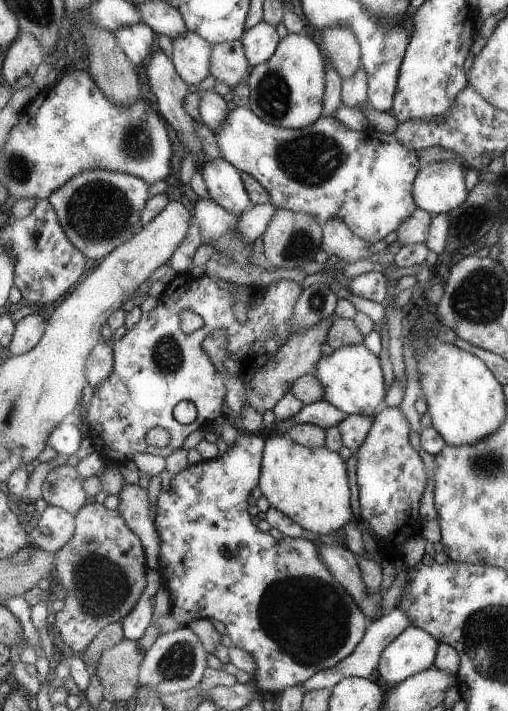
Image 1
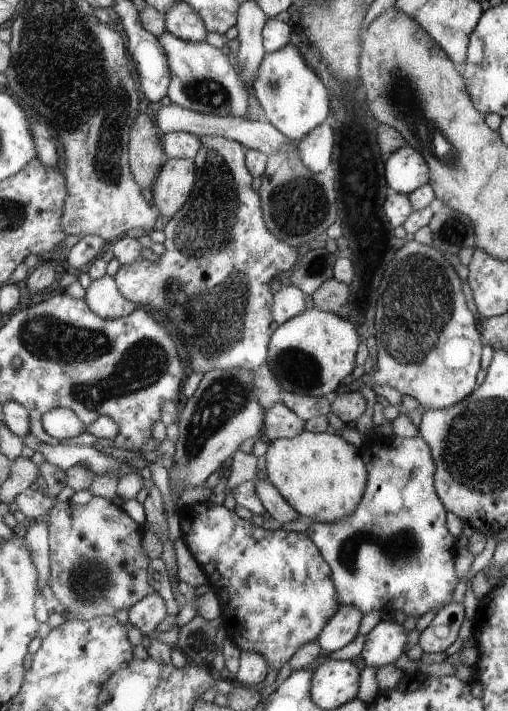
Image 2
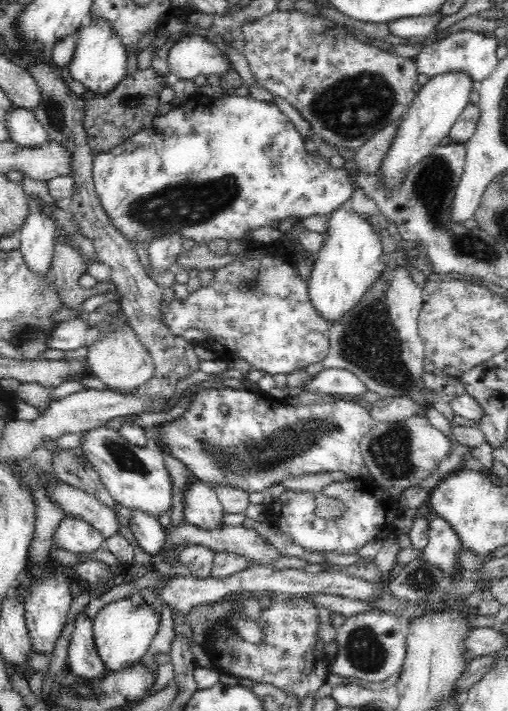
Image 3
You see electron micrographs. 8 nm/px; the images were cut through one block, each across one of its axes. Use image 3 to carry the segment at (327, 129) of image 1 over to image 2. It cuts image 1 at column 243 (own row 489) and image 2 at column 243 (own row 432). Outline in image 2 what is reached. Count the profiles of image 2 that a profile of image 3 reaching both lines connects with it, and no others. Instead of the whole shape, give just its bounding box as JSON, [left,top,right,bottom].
[157,32,247,119]

